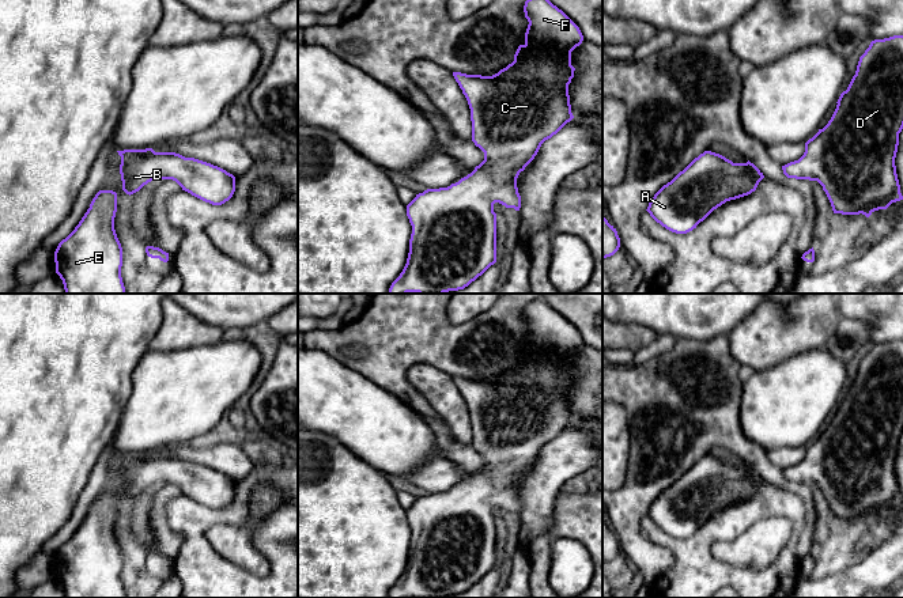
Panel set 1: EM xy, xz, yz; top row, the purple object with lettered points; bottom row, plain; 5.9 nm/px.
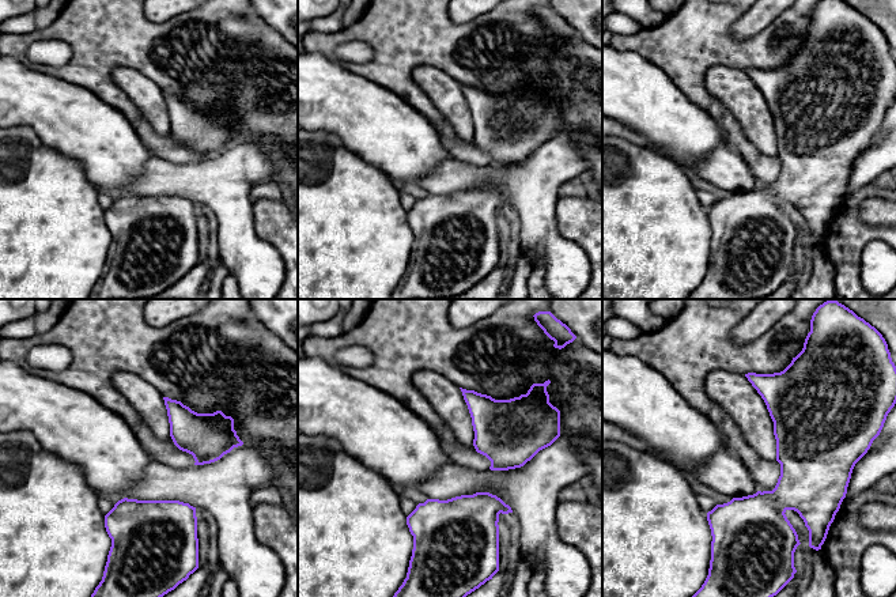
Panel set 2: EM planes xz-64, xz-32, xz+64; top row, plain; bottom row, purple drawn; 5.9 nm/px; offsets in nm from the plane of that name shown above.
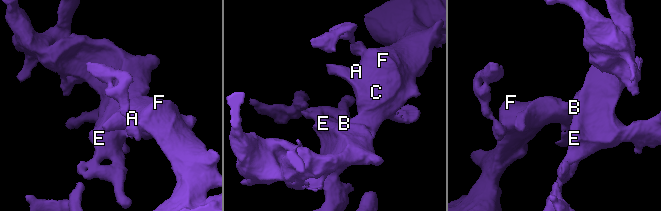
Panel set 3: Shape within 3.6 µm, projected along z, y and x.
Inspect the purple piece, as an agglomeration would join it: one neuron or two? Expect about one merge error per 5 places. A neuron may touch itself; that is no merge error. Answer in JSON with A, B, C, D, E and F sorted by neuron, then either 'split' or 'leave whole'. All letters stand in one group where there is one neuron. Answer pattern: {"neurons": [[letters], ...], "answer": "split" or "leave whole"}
{"neurons": [["A", "B", "C", "D", "E", "F"]], "answer": "leave whole"}

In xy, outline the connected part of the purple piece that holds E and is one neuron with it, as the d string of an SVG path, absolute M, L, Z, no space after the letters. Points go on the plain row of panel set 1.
M99 495L75 534L58 548L56 578L65 598L126 598L121 582L122 552L114 534L116 516L117 497Z

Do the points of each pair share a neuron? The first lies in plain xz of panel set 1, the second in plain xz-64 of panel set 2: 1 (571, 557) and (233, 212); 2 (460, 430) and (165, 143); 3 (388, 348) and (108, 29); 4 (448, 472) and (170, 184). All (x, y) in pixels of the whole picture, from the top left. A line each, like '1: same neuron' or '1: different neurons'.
1: same neuron
2: different neurons
3: same neuron
4: same neuron

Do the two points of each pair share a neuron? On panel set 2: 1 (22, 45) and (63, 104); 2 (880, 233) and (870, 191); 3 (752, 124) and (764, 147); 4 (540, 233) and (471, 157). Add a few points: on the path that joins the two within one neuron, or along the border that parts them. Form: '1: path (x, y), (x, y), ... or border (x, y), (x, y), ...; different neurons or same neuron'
1: border (41, 71), (71, 83); different neurons
2: path (865, 231), (853, 219), (853, 204), (855, 201); same neuron
3: path (757, 129), (764, 142); same neuron
4: border (450, 158), (476, 166), (488, 165); different neurons

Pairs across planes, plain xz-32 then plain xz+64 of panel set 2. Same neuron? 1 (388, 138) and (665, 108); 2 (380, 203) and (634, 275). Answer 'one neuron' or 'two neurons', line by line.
1: one neuron
2: one neuron

